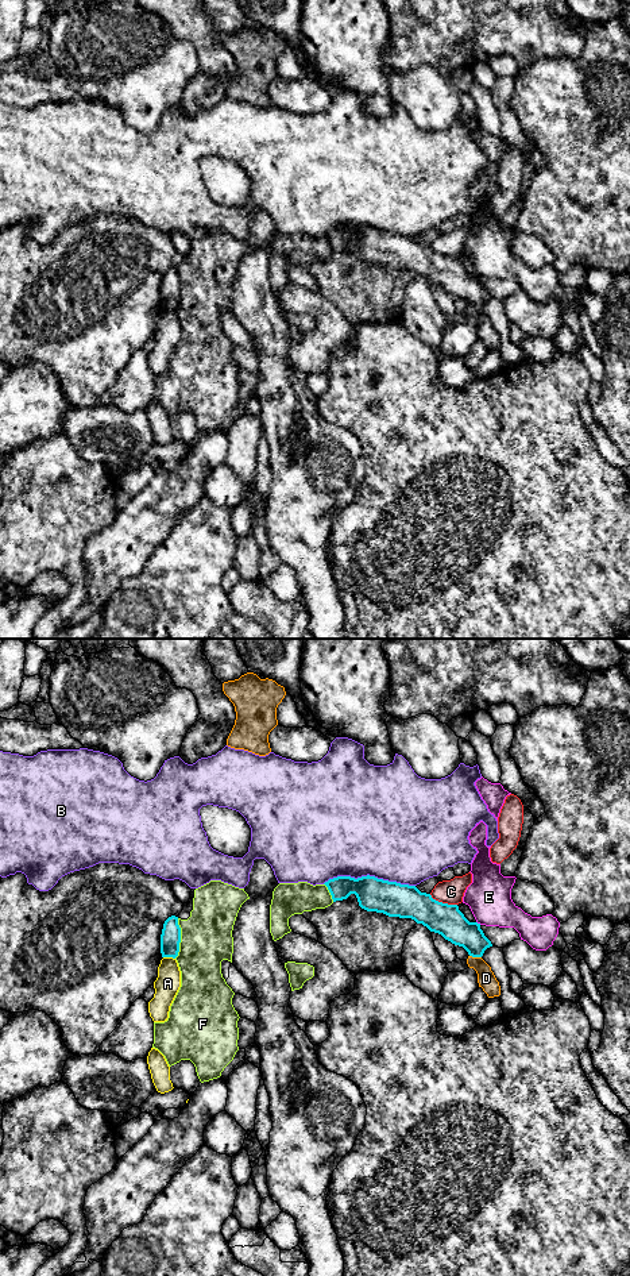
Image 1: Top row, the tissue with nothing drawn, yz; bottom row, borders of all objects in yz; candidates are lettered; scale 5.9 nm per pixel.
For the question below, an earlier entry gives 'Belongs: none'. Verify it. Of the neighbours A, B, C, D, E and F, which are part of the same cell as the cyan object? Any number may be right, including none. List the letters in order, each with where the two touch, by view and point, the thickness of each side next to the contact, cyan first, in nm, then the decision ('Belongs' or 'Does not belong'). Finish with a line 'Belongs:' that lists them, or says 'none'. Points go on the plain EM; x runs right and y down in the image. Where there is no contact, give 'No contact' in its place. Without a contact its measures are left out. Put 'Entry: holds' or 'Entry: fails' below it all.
A: Touches cyan at yz (169, 308). Thickness 120 nm (cyan) against 150 nm. Does not belong
B: Touches cyan at yz (368, 227). Thickness 200 nm (cyan) against 500 nm. Does not belong
C: Touches cyan at yz (441, 254). Thickness 200 nm (cyan) against 140 nm. Does not belong
D: Touches cyan at yz (475, 308). Thickness 180 nm (cyan) against 110 nm. Does not belong
E: Touches cyan at yz (479, 276). Thickness 190 nm (cyan) against 260 nm. Does not belong
F: Touches cyan at yz (180, 290). Thickness 120 nm (cyan) against 300 nm. Does not belong
Belongs: none
Entry: holds

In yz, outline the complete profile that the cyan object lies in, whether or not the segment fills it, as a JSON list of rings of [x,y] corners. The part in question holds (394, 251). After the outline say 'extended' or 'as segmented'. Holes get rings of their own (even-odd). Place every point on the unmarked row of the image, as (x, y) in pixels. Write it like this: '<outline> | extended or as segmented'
[[[370,227],[357,231],[337,228],[324,236],[333,254],[355,246],[362,261],[389,269],[411,270],[452,296],[463,298],[472,309],[482,309],[484,302],[492,298],[480,281],[480,275],[469,274],[457,257],[438,254],[416,238]]] | as segmented

